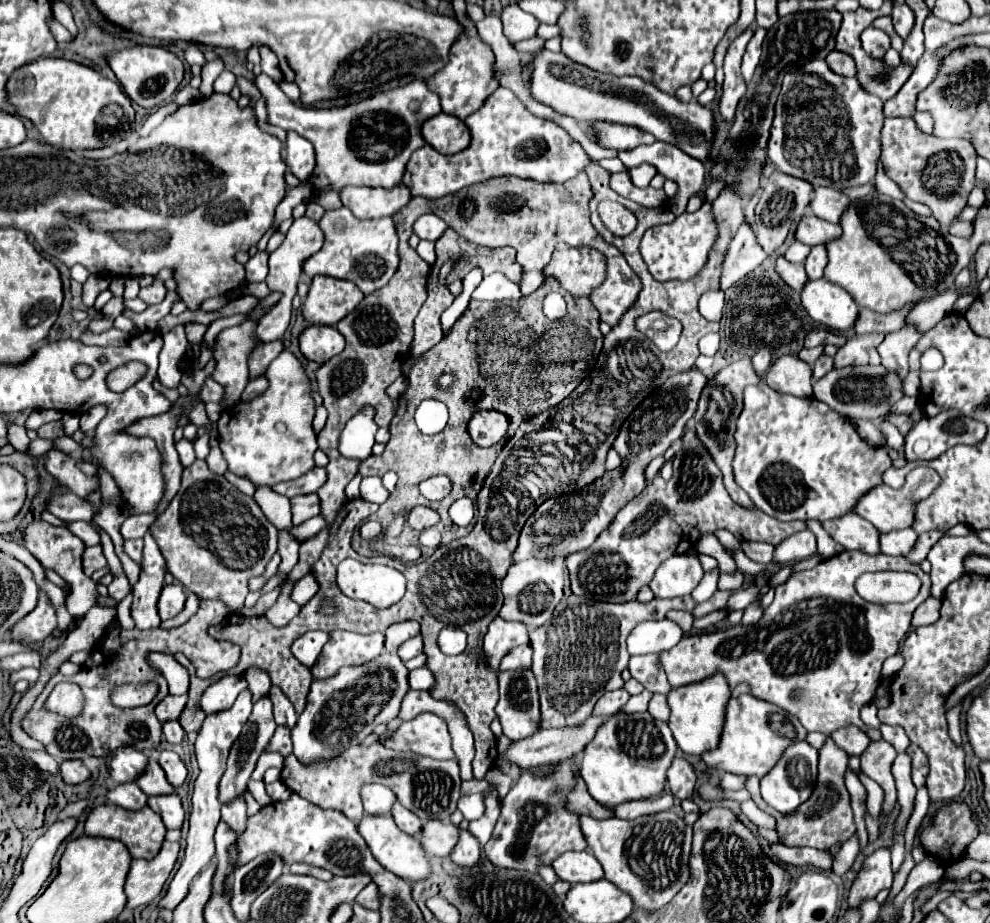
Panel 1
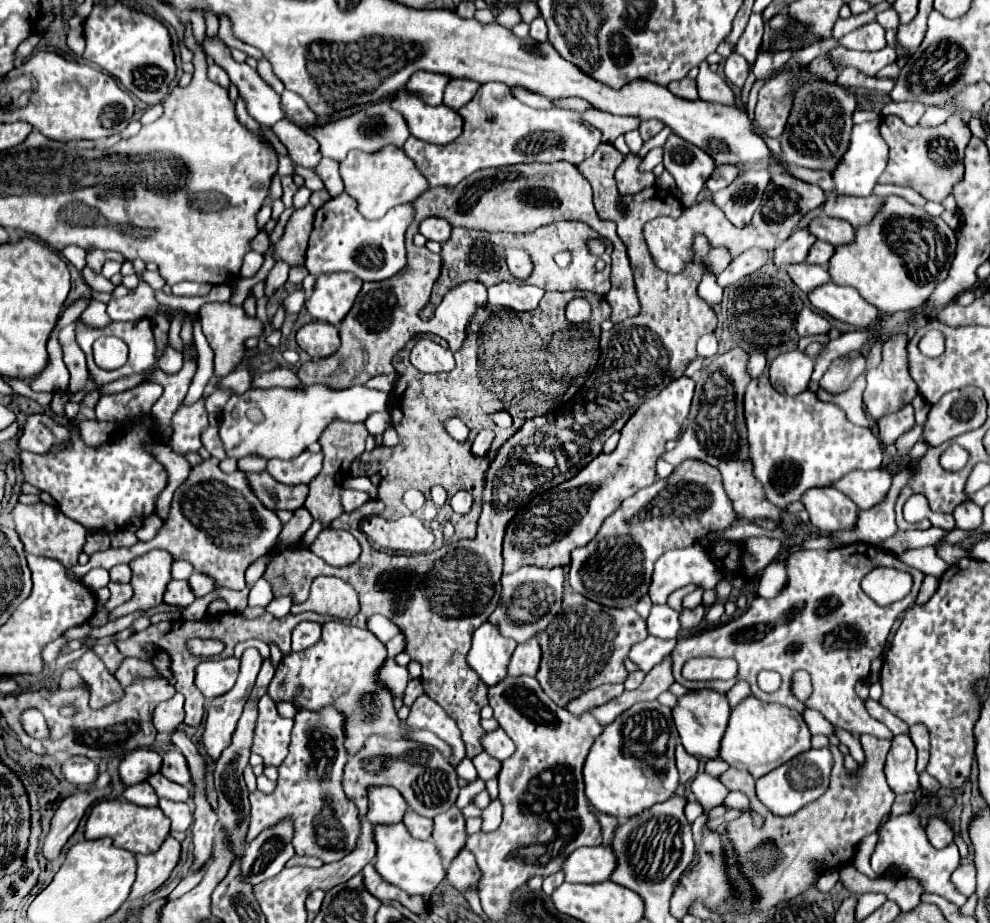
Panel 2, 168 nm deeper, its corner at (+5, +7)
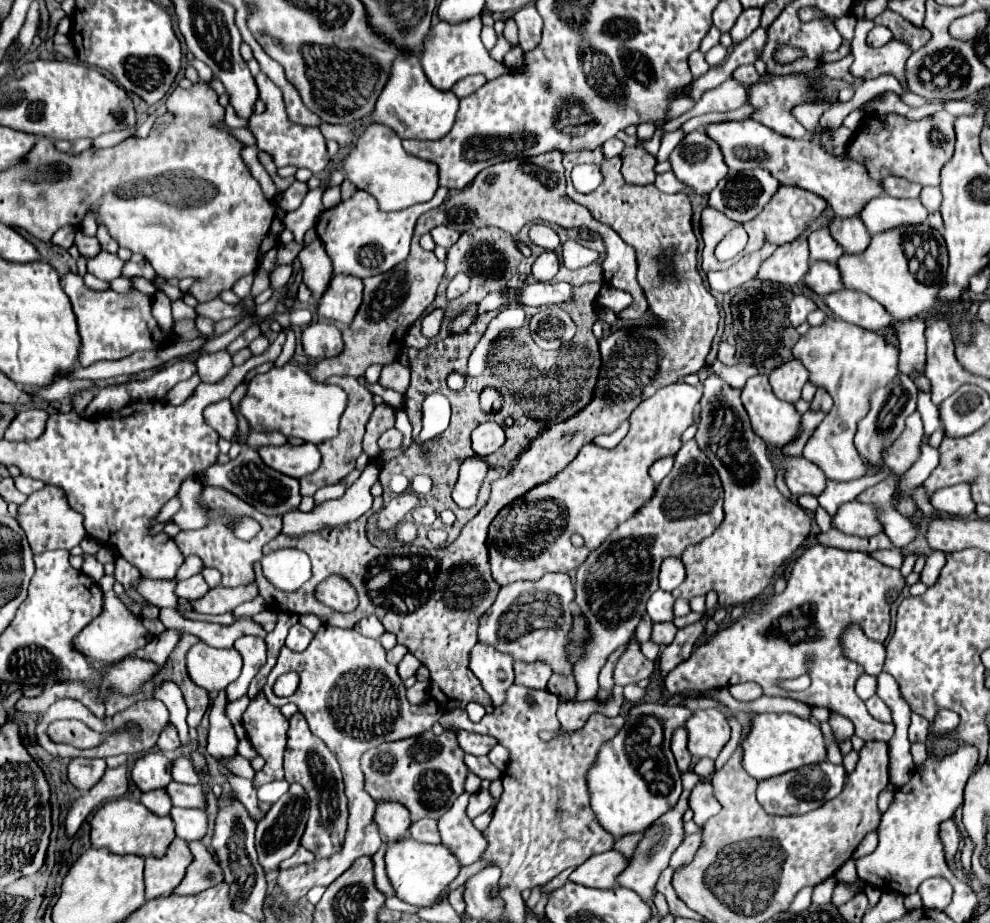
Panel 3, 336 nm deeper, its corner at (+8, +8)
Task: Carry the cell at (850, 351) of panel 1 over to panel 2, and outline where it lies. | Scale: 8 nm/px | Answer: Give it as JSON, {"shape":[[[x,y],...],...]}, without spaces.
{"shape":[[[858,357],[858,361],[850,361],[850,365],[838,365],[838,361],[842,359],[836,359],[820,379],[820,387],[828,389],[830,393],[846,391],[848,385],[864,371],[864,357]]]}

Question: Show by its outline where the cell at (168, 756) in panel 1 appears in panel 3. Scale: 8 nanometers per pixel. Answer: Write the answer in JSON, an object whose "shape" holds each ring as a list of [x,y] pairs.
{"shape":[[[179,758],[173,762],[173,780],[181,782],[181,784],[199,784],[199,774],[195,772],[195,766],[191,764],[189,758]]]}

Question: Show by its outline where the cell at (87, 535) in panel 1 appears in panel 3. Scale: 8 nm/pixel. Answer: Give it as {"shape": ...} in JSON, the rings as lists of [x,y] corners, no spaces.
{"shape":[[[17,476],[15,478],[15,486],[23,492],[23,494],[33,494],[35,490],[39,490],[39,488],[43,488],[45,484],[41,482],[41,480],[33,480],[33,478],[27,478],[27,476]]]}

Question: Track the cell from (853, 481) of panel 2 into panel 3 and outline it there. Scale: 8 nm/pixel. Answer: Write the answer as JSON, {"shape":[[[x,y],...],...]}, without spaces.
{"shape":[[[827,314],[821,326],[809,328],[809,332],[797,340],[793,346],[793,358],[809,370],[809,382],[827,390],[833,398],[831,412],[815,428],[803,448],[803,456],[817,464],[831,480],[853,480],[865,476],[867,464],[855,452],[853,436],[857,432],[857,422],[869,412],[871,392],[899,374],[899,348],[887,342],[883,334]]]}

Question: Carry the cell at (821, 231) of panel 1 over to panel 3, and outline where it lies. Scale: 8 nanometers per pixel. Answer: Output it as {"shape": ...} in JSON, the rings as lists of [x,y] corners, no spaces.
{"shape":[[[835,218],[831,222],[831,234],[841,244],[845,254],[859,254],[867,250],[867,244],[871,240],[863,220],[855,218]]]}

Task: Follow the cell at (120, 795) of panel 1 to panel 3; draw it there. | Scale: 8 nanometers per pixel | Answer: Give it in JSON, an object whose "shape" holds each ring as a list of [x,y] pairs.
{"shape":[[[151,790],[145,792],[141,796],[141,804],[147,806],[151,812],[155,812],[157,816],[169,816],[173,804],[171,804],[171,796],[167,796],[165,790]]]}

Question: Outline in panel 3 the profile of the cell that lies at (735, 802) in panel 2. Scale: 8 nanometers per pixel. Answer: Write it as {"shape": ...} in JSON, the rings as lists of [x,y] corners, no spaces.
{"shape":[[[705,778],[705,782],[699,782],[691,790],[689,808],[695,812],[695,818],[693,820],[697,822],[697,826],[703,826],[711,816],[715,816],[721,810],[721,804],[711,794],[711,780],[709,778]]]}

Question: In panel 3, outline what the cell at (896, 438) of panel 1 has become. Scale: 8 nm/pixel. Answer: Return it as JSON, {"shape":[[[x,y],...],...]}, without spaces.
{"shape":[[[869,472],[867,476],[859,478],[859,480],[847,480],[847,482],[833,482],[833,480],[827,480],[825,484],[825,490],[819,494],[819,504],[831,514],[835,516],[839,504],[843,502],[849,502],[849,500],[855,500],[857,494],[861,494],[865,488],[881,482],[883,478],[887,478],[886,472]]]}

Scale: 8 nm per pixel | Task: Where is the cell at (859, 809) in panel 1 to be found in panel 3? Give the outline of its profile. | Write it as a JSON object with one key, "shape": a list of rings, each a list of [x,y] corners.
{"shape":[[[831,712],[829,714],[829,724],[831,724],[831,728],[833,728],[833,732],[839,740],[847,740],[847,738],[853,736],[853,724],[851,724],[851,720],[845,720],[845,716],[839,716],[839,714]]]}

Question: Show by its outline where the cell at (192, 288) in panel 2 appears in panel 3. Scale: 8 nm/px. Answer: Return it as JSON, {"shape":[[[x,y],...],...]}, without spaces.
{"shape":[[[129,261],[123,267],[122,276],[126,279],[132,278],[133,276],[143,276],[147,280],[153,281],[157,275],[149,262],[134,263]]]}

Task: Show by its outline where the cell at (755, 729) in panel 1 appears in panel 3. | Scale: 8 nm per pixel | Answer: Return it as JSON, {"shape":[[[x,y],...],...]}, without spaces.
{"shape":[[[757,714],[751,724],[751,732],[741,742],[743,748],[743,768],[755,780],[767,780],[789,770],[799,770],[803,766],[813,766],[825,760],[827,742],[819,726],[809,720],[799,720],[791,714]]]}

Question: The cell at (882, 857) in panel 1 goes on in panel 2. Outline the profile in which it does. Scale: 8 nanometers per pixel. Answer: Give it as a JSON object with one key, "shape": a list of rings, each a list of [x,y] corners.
{"shape":[[[910,813],[910,815],[898,815],[898,817],[890,817],[880,833],[878,833],[878,845],[870,857],[872,869],[878,875],[884,875],[890,867],[898,867],[904,869],[904,875],[908,871],[910,877],[918,877],[924,885],[924,889],[928,893],[938,893],[940,897],[946,897],[948,901],[956,903],[958,907],[962,907],[966,903],[966,895],[962,895],[952,883],[950,883],[950,875],[954,873],[954,869],[960,865],[960,855],[958,855],[958,847],[952,843],[946,849],[934,849],[924,833],[924,827],[920,825],[920,819]]]}

